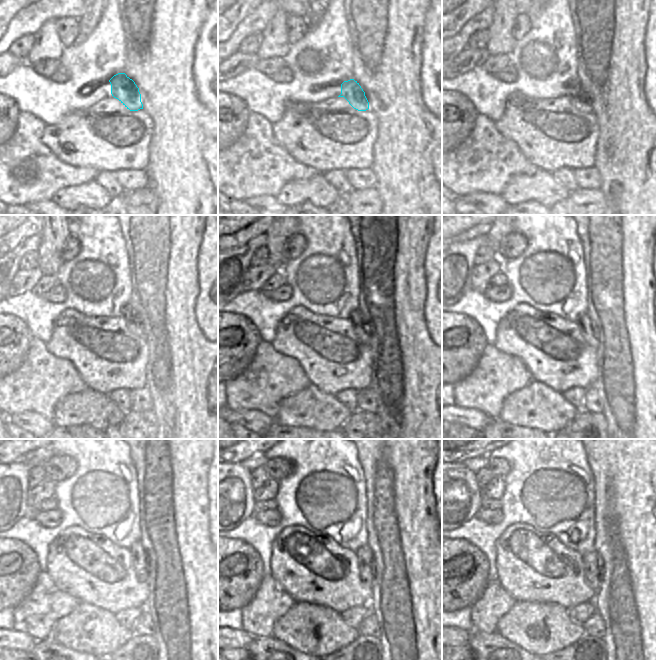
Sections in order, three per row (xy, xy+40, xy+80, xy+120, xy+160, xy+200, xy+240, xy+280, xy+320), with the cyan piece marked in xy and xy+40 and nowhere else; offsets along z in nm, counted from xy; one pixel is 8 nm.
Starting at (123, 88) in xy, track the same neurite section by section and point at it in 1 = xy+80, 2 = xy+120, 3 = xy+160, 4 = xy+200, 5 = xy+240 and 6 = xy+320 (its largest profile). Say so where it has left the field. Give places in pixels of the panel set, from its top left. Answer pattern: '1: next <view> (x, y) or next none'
1: next xy+80 (574, 89)
2: next xy+120 (128, 313)
3: next xy+160 (362, 330)
4: next xy+200 (588, 331)
5: next xy+240 (141, 563)
6: next xy+320 (592, 563)

